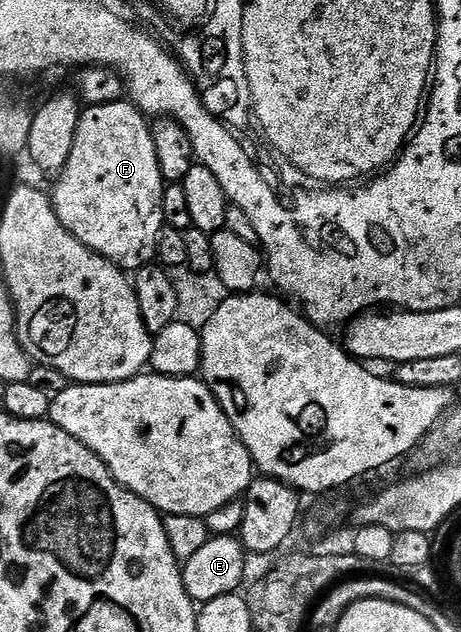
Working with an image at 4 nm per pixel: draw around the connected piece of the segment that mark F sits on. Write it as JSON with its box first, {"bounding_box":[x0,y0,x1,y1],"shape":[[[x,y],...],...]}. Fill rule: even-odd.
{"bounding_box":[51,101,166,273],"shape":[[[122,101],[120,103],[108,103],[107,105],[95,105],[94,107],[85,107],[81,112],[81,120],[75,129],[75,145],[71,145],[71,157],[67,157],[67,165],[62,169],[61,174],[56,176],[57,183],[51,190],[53,208],[59,217],[61,224],[73,234],[87,249],[102,255],[107,261],[111,261],[115,266],[124,269],[126,272],[135,273],[140,267],[148,267],[157,259],[157,242],[163,228],[161,218],[161,202],[163,193],[166,189],[166,181],[159,173],[159,161],[155,157],[155,141],[151,123],[132,101]]]}

